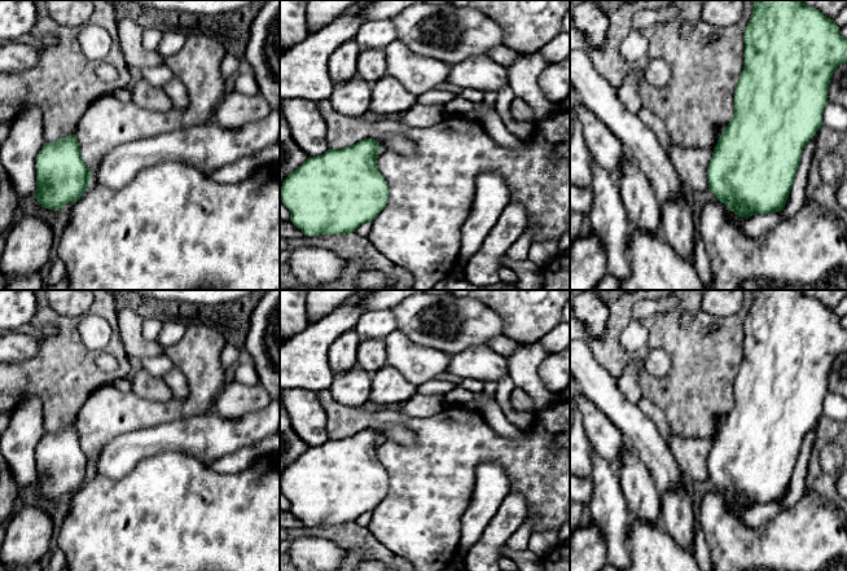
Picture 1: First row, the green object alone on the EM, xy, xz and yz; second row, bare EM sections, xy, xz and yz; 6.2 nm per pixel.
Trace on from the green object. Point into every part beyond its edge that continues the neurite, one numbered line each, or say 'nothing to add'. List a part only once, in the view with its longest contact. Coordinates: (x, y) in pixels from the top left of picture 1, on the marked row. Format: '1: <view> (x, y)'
1: xy (206, 148)

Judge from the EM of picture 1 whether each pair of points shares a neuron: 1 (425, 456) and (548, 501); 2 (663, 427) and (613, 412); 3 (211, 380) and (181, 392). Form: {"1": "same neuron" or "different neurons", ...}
{"1": "same neuron", "2": "different neurons", "3": "different neurons"}

